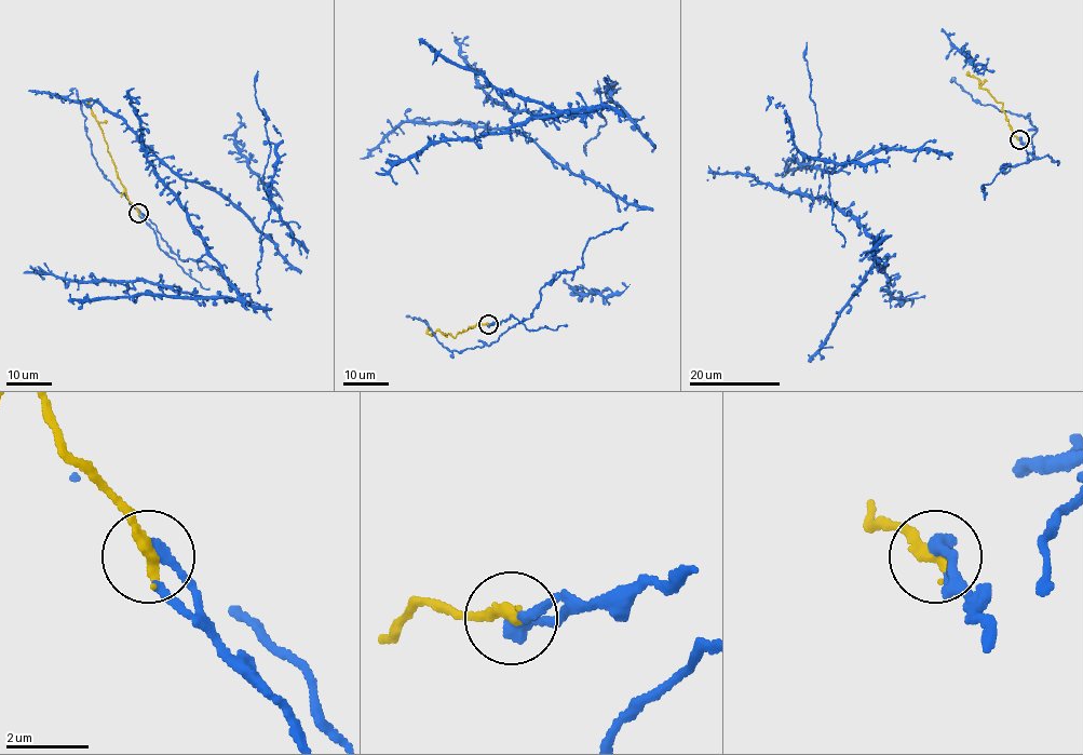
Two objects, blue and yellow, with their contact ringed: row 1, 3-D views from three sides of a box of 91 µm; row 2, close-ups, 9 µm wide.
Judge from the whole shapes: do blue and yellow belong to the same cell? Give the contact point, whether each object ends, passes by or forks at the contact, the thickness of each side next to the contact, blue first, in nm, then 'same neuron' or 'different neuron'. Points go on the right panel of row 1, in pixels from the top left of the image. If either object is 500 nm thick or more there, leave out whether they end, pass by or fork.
at (1019, 139); blue ends there; yellow ends there; 400 nm thick on the blue side, 320 nm on the other; same neuron

